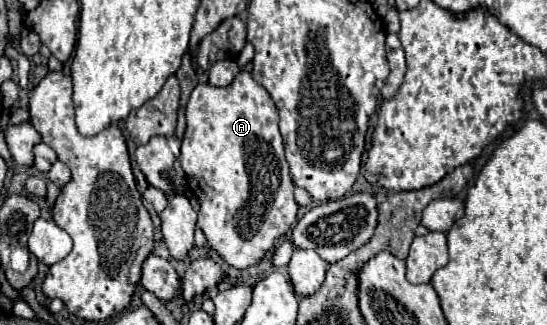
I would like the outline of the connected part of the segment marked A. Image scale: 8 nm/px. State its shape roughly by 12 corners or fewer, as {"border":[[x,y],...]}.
{"border":[[240,71],[200,83],[180,163],[234,269],[296,223],[278,111]]}

